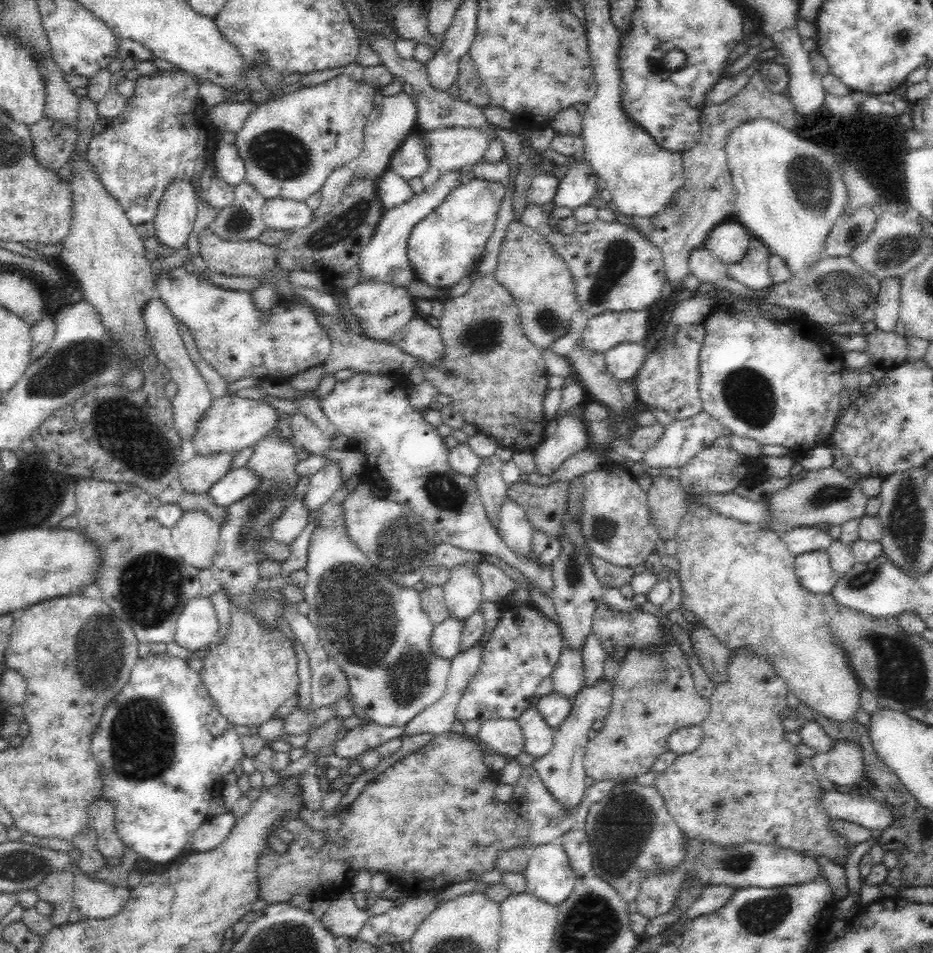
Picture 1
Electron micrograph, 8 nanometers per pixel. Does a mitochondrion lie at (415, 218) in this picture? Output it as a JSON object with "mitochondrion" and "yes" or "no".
{"mitochondrion":"no"}

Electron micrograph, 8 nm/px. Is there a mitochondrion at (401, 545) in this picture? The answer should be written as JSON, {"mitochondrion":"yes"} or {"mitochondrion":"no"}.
{"mitochondrion":"yes"}

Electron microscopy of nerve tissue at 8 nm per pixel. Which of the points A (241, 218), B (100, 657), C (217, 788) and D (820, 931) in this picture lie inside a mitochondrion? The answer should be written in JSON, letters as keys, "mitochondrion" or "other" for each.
{"A":"mitochondrion","B":"mitochondrion","C":"other","D":"other"}

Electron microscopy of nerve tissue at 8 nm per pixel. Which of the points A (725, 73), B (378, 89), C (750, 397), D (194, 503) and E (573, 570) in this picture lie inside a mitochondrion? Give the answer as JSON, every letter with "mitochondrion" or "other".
{"A":"other","B":"other","C":"mitochondrion","D":"other","E":"mitochondrion"}

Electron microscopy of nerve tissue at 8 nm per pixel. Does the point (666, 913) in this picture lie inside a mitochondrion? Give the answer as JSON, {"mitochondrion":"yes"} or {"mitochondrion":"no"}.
{"mitochondrion":"no"}

